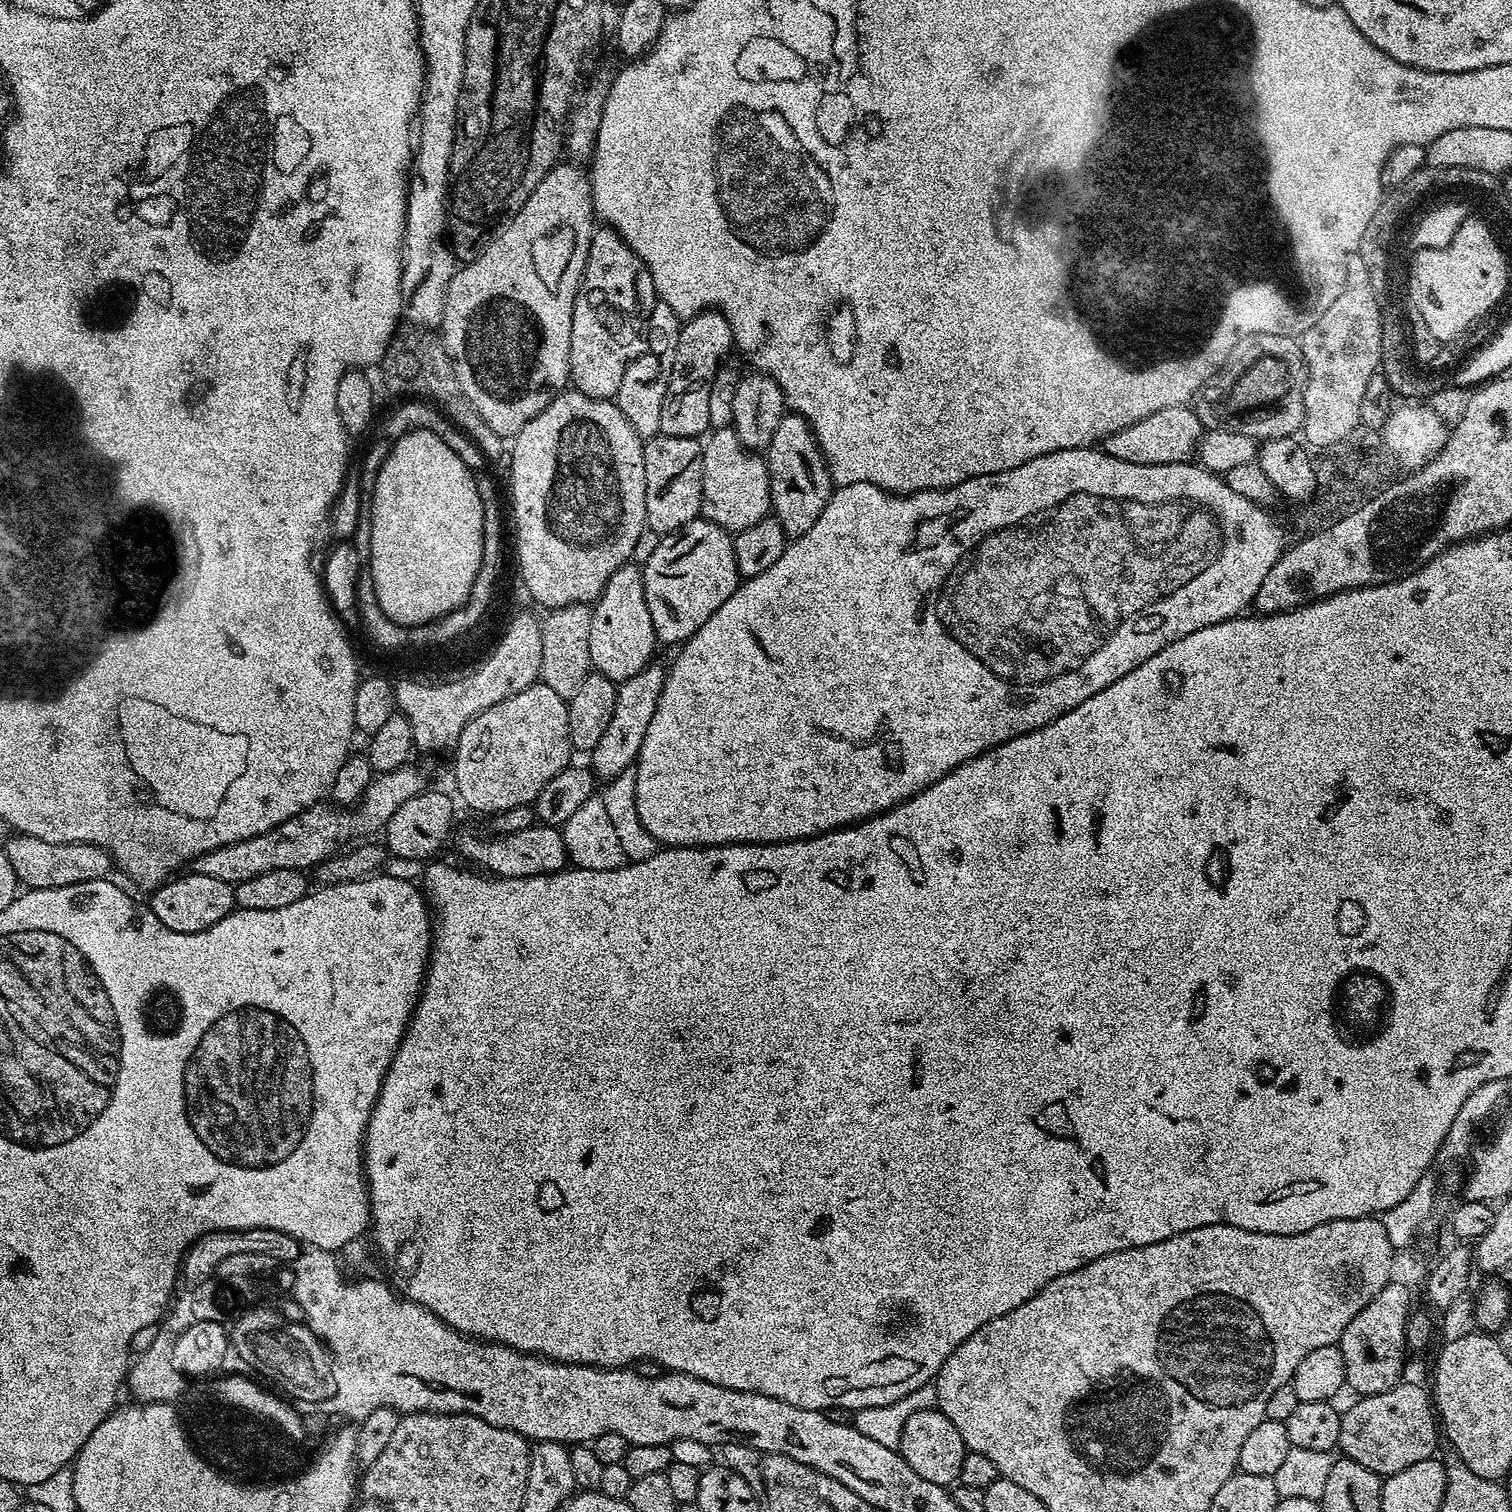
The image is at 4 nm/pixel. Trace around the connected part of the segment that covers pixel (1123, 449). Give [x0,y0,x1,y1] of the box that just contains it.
[1102,404,1202,464]

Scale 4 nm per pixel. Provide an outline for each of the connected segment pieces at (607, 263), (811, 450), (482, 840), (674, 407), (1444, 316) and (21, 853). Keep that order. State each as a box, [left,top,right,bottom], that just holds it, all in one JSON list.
[[570,226,657,400],[766,414,834,538],[454,822,570,878],[660,310,733,438],[1412,226,1504,342],[2,834,114,890]]

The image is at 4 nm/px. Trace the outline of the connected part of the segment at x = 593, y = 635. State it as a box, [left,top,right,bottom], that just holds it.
[590,563,658,682]

